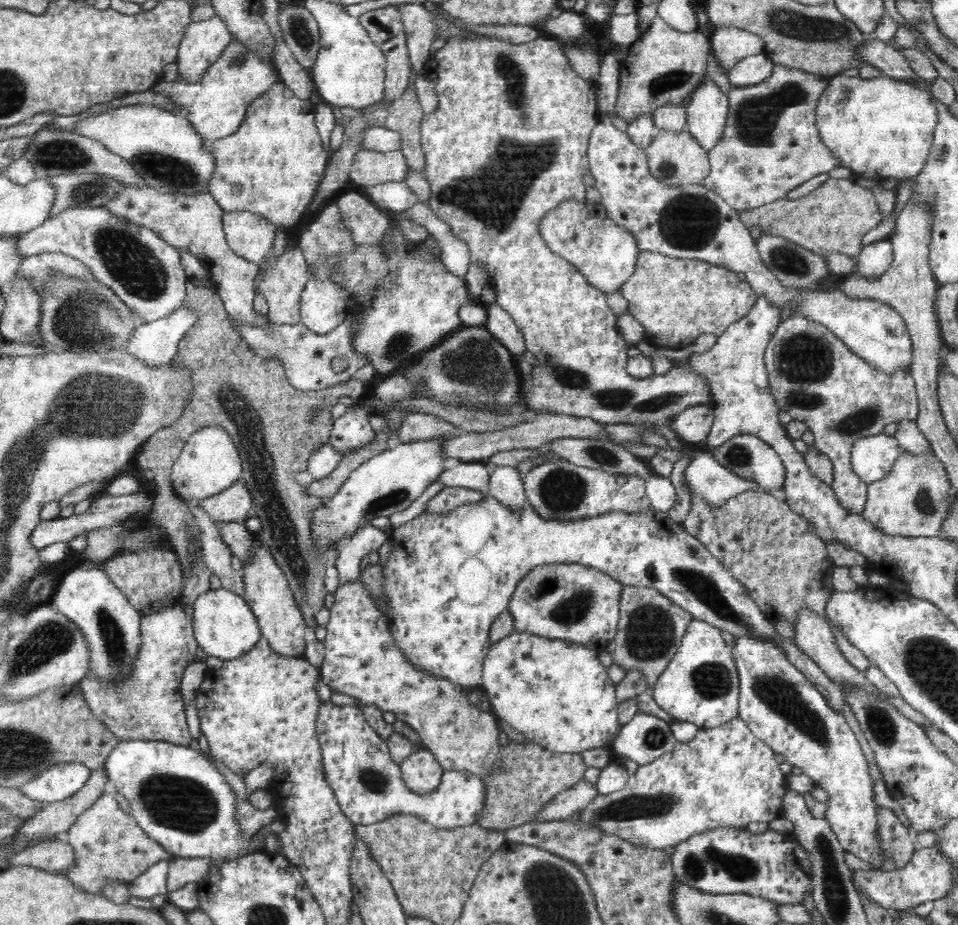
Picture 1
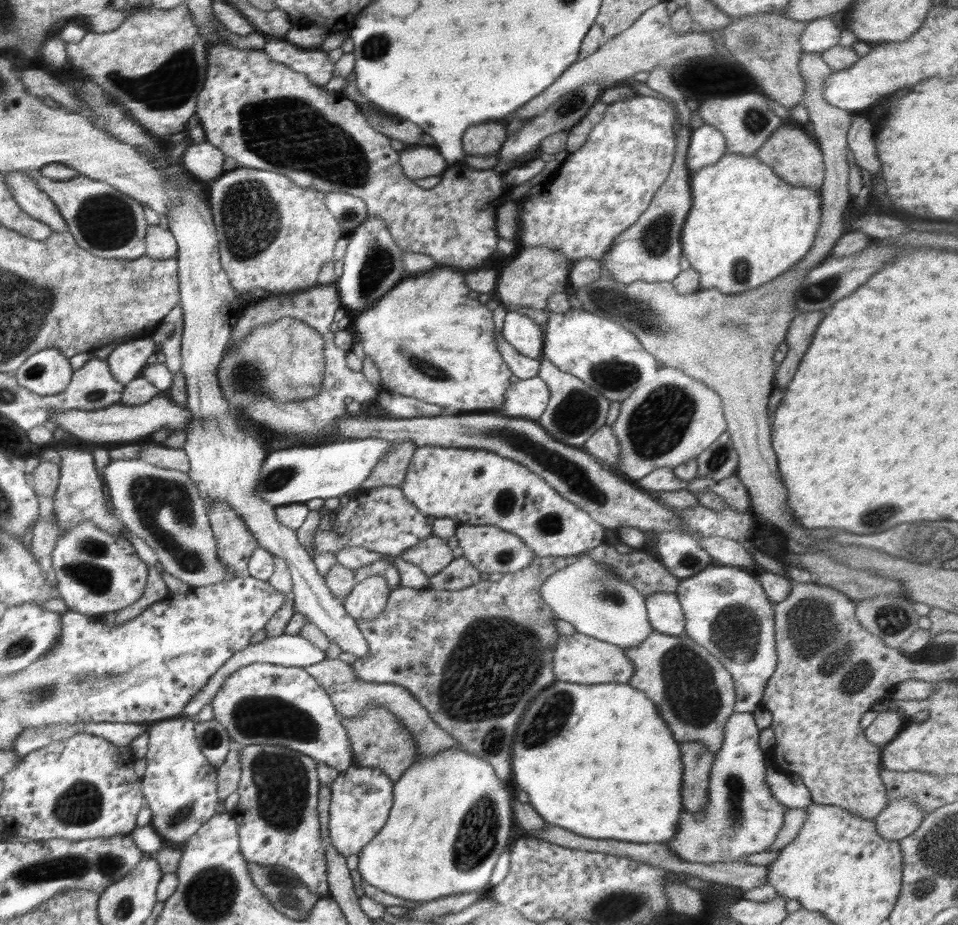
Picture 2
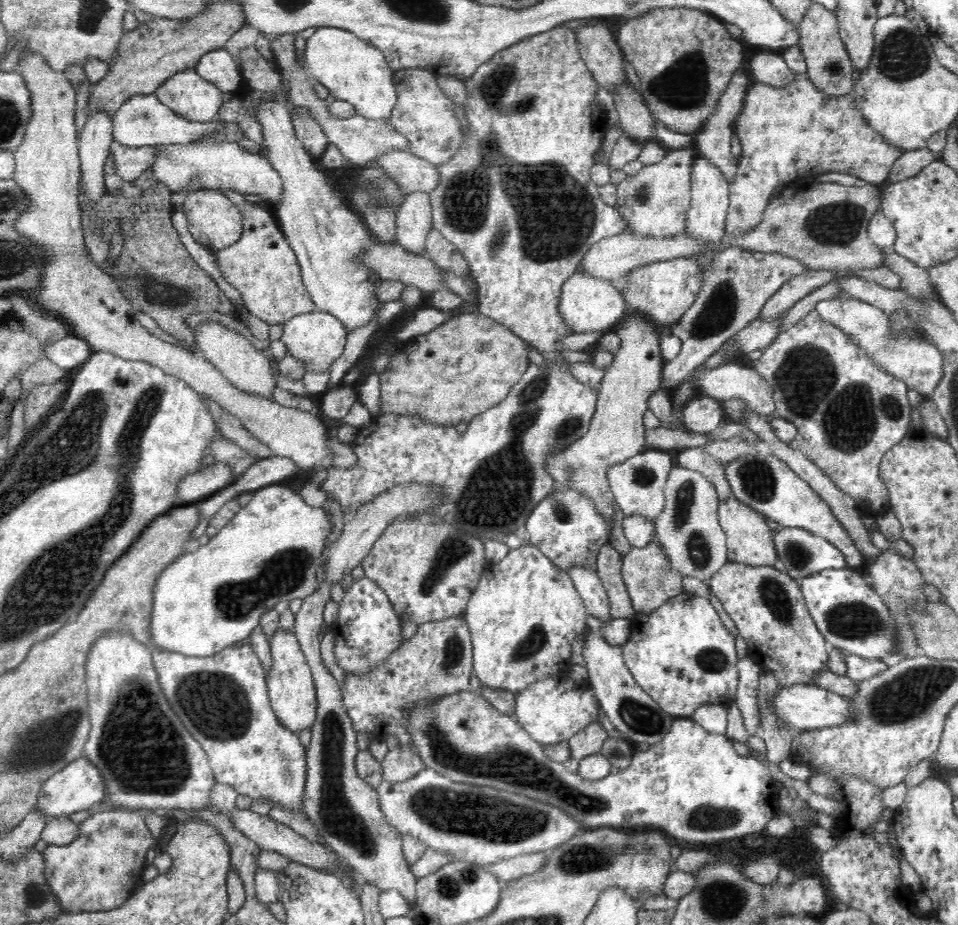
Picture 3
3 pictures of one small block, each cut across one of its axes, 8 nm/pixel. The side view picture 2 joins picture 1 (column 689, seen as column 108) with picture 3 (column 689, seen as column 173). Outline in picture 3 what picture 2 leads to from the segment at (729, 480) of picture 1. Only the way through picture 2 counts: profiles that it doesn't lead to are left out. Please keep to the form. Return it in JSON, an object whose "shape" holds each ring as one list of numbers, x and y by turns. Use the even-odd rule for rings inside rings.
{"shape":[[677,465,669,472,664,495,664,509,655,522,656,542,664,550,671,570,707,582,729,563,726,534,718,517,719,492,704,474]]}

